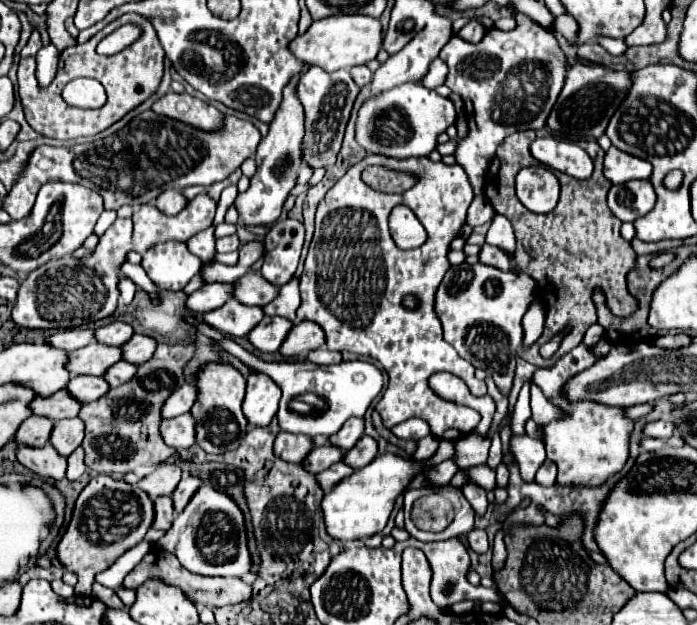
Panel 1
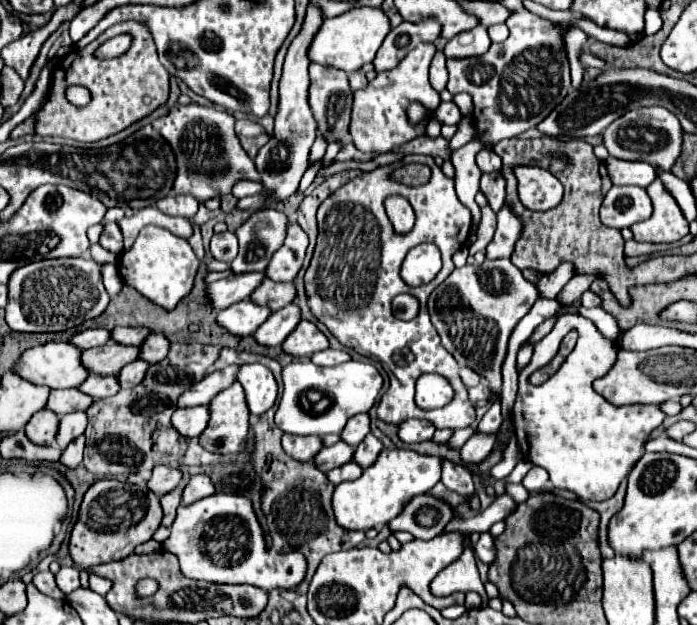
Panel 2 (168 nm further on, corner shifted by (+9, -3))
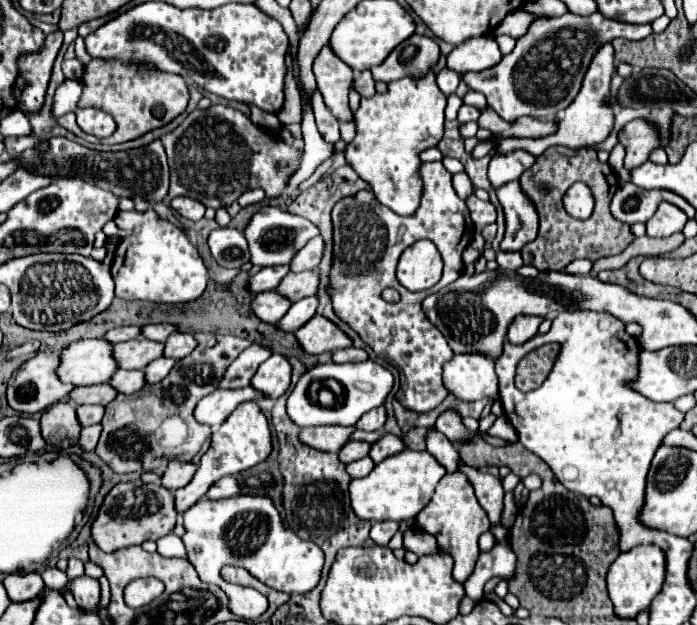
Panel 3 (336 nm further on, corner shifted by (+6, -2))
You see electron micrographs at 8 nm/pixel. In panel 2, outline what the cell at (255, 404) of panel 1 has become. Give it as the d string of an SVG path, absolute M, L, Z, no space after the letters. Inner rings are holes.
M245 364L239 370L237 380L243 384L247 394L247 406L251 414L261 416L265 410L269 410L277 400L277 380L273 378L273 372L263 364Z

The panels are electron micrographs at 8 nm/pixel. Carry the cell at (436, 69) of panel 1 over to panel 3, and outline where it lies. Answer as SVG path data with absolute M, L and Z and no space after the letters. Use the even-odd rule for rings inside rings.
M444 67L436 73L436 81L438 81L438 87L444 95L452 95L460 83L460 75L456 75L452 69Z

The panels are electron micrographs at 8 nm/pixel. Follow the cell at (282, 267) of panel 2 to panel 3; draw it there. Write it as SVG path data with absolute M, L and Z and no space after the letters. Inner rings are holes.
M320 235L312 237L290 261L290 271L292 273L302 273L302 271L310 271L316 269L320 259L322 259L322 249L324 249L324 241Z

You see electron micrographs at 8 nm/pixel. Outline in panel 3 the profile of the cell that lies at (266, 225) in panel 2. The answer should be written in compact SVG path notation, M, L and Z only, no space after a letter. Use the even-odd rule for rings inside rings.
M264 205L246 225L244 229L248 247L250 247L250 263L260 267L274 267L274 265L286 265L290 263L296 249L302 249L308 239L318 235L318 227L312 225L308 219L292 215L288 211L282 211L280 207Z

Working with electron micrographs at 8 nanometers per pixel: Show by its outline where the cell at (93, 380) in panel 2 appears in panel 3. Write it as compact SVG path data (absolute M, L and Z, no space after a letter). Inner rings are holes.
M118 369L112 379L108 381L110 387L114 387L118 393L124 393L124 395L130 395L134 391L138 391L140 387L144 387L144 375L142 371L122 371Z

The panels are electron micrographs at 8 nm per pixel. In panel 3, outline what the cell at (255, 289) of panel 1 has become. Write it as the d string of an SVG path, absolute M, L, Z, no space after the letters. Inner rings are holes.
M308 271L308 273L288 273L280 285L276 287L276 293L286 297L290 303L316 295L318 287L318 271Z

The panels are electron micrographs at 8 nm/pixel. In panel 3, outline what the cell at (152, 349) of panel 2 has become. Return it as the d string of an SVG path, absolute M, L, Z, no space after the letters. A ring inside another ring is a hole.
M172 333L166 343L164 343L164 357L172 357L172 359L180 359L186 357L188 353L192 353L192 349L196 347L196 341L190 333Z

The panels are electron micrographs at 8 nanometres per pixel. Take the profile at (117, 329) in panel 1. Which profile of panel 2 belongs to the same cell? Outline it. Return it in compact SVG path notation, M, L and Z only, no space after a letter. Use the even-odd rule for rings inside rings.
M113 328L111 334L113 334L115 342L141 346L145 342L145 338L151 334L151 330L145 330L145 328Z

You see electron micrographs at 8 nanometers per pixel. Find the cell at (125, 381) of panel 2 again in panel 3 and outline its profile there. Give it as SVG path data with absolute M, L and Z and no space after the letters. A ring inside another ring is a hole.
M158 357L156 361L150 361L146 367L144 367L144 379L146 379L146 385L154 385L158 381L162 381L170 369L174 367L176 361L172 359L166 359L166 357Z

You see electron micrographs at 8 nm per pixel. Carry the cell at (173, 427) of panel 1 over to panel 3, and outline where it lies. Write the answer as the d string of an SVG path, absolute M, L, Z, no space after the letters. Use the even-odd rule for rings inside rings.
M250 385L244 389L234 389L234 391L224 391L224 389L216 389L214 393L206 395L204 399L198 401L196 409L194 409L194 419L202 425L210 425L210 427L218 427L220 423L226 421L226 417L244 401L258 401L264 399L256 389L252 389Z

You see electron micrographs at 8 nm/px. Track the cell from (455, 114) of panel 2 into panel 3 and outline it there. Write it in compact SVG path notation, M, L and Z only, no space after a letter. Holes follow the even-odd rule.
M462 105L460 111L458 111L458 121L460 123L468 123L468 121L476 121L480 115L480 111L476 107L468 107L468 105Z

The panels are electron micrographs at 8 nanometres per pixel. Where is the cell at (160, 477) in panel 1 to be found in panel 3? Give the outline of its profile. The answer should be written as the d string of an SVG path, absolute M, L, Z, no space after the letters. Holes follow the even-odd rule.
M170 461L166 473L162 475L162 485L170 491L176 491L184 485L188 485L192 473L196 473L196 467L192 463L182 463L182 461Z

